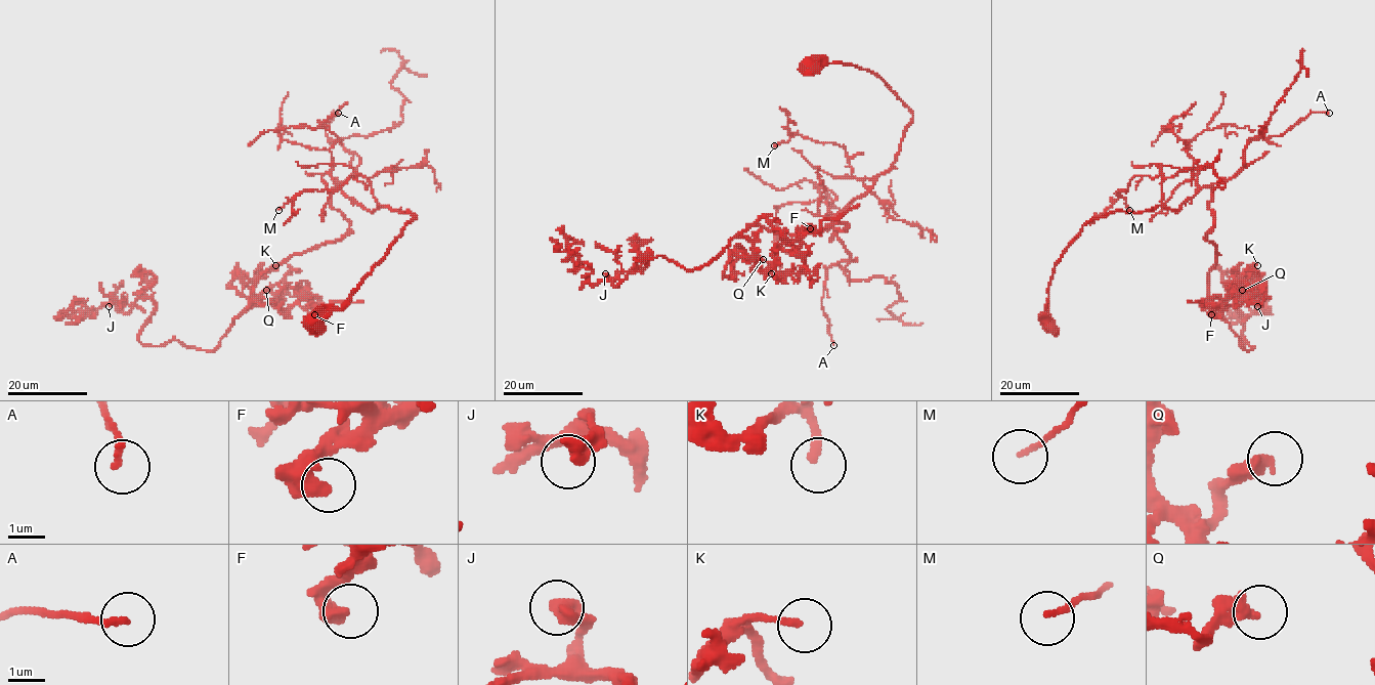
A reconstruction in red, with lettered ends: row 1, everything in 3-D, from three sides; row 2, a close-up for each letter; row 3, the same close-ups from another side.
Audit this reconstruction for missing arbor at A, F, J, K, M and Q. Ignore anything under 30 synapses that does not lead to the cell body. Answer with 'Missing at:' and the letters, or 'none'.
Missing at: none

